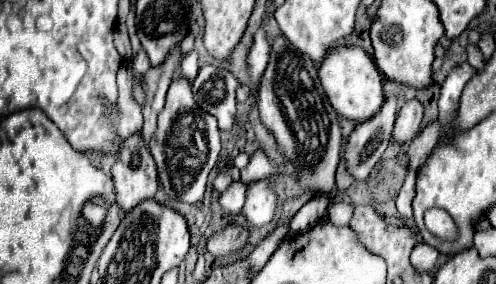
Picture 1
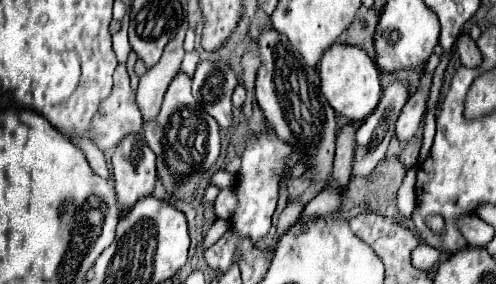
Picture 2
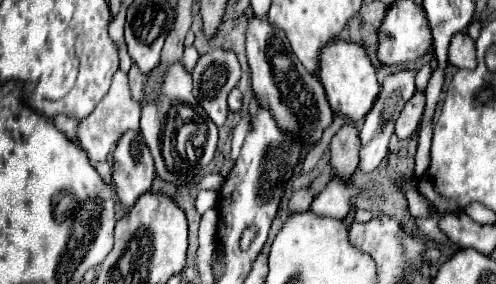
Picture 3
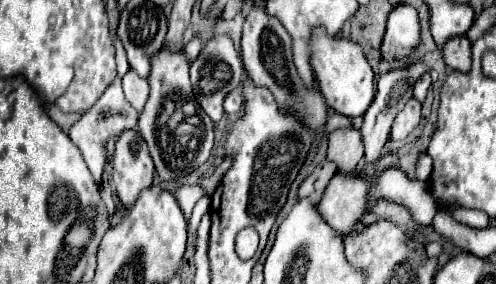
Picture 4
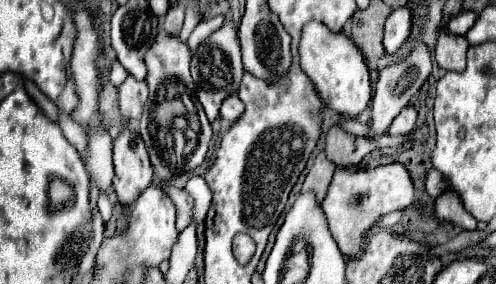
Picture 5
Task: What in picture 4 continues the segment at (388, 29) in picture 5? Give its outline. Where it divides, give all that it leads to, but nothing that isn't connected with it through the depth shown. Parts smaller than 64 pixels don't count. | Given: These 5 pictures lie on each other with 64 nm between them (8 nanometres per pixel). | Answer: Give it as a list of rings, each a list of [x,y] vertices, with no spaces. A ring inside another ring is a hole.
[[[400,4],[388,14],[386,34],[382,40],[382,60],[392,62],[396,58],[406,58],[410,50],[414,50],[420,42],[420,24],[418,12],[408,6]]]

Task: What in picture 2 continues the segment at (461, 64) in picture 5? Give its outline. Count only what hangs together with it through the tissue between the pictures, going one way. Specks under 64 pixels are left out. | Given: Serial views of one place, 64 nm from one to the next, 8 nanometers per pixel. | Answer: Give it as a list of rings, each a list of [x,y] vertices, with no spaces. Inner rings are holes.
[[[460,34],[456,40],[456,50],[458,50],[458,58],[466,68],[476,68],[480,66],[480,50],[476,46],[476,42],[468,36],[468,34]]]

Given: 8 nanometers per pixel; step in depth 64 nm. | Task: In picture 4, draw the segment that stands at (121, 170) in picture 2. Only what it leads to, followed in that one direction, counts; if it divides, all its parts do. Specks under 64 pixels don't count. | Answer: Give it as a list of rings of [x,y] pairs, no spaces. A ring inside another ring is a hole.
[[[136,130],[122,132],[112,156],[112,182],[116,186],[116,194],[120,202],[130,208],[138,194],[152,184],[154,162],[148,154],[148,146],[144,138]]]

